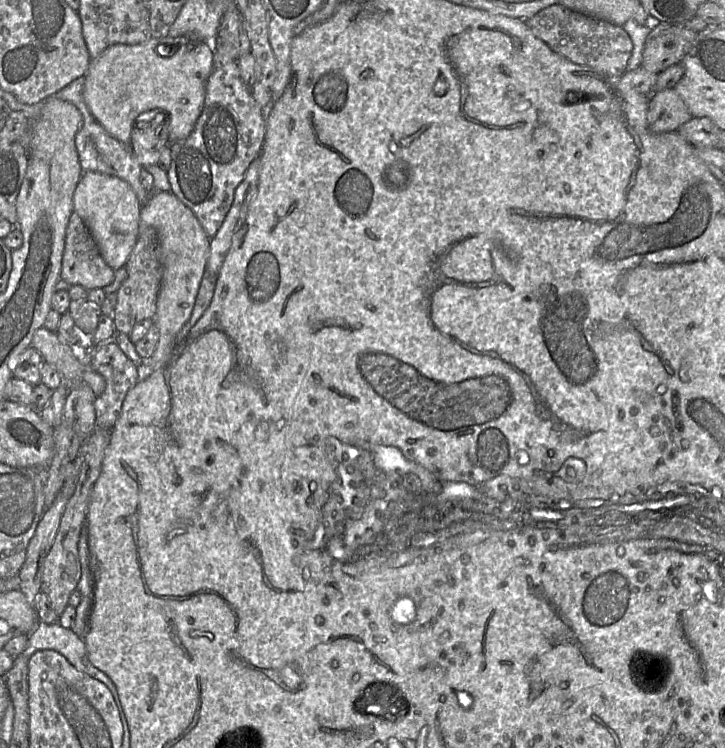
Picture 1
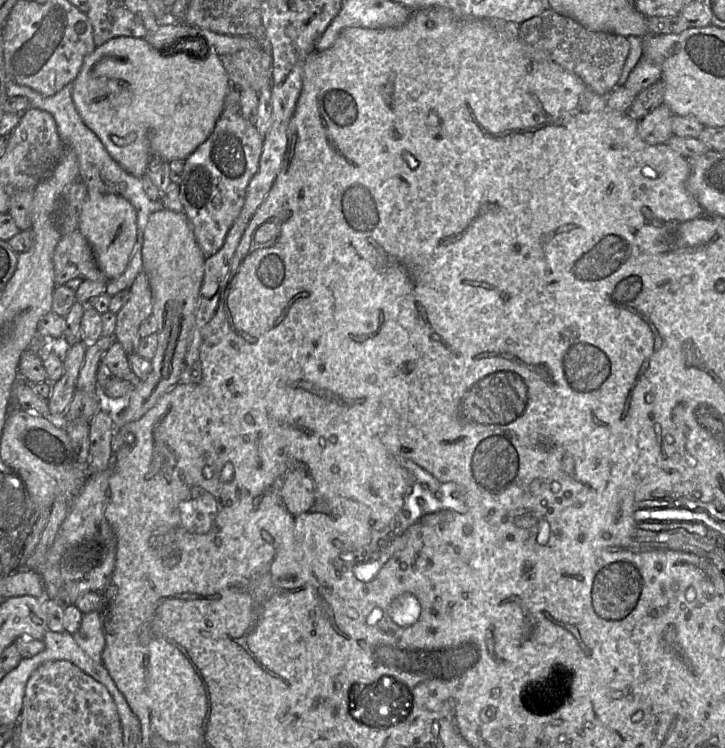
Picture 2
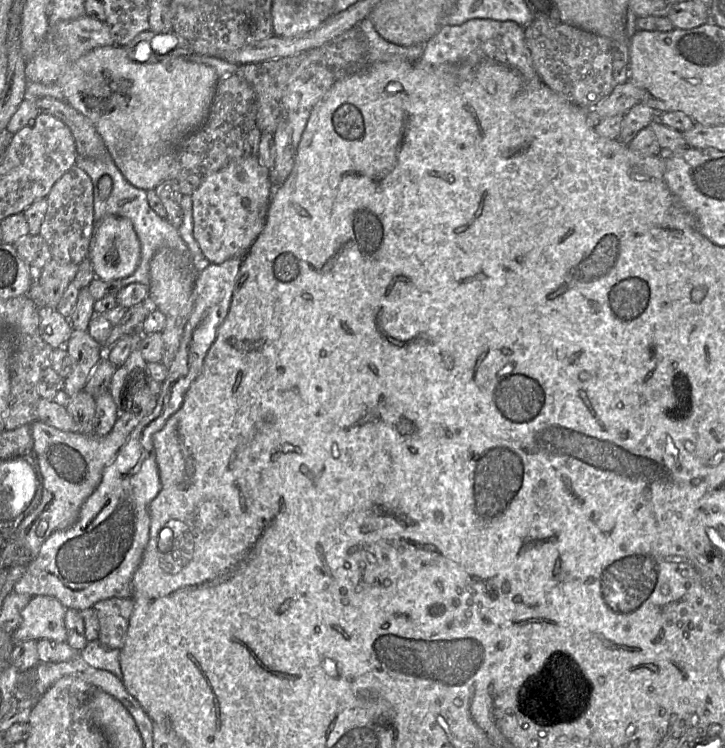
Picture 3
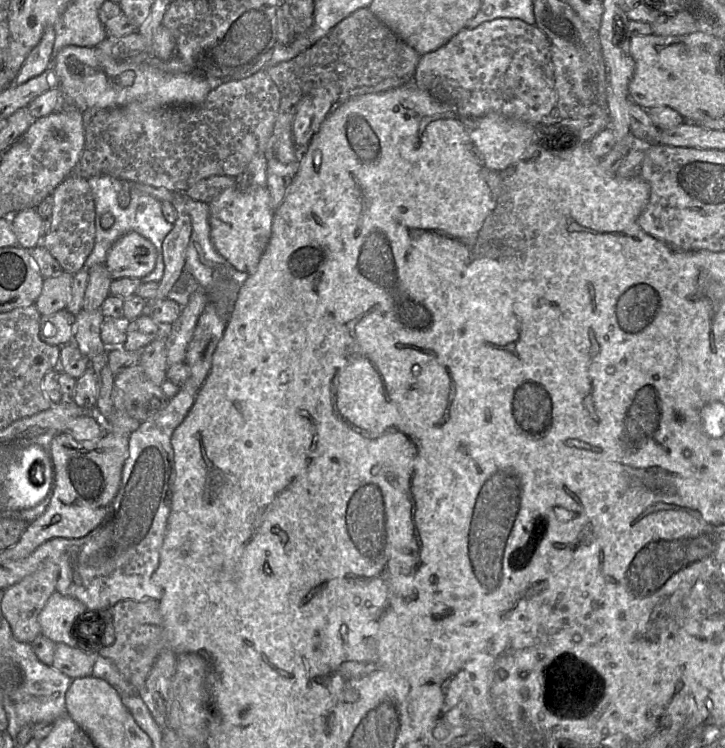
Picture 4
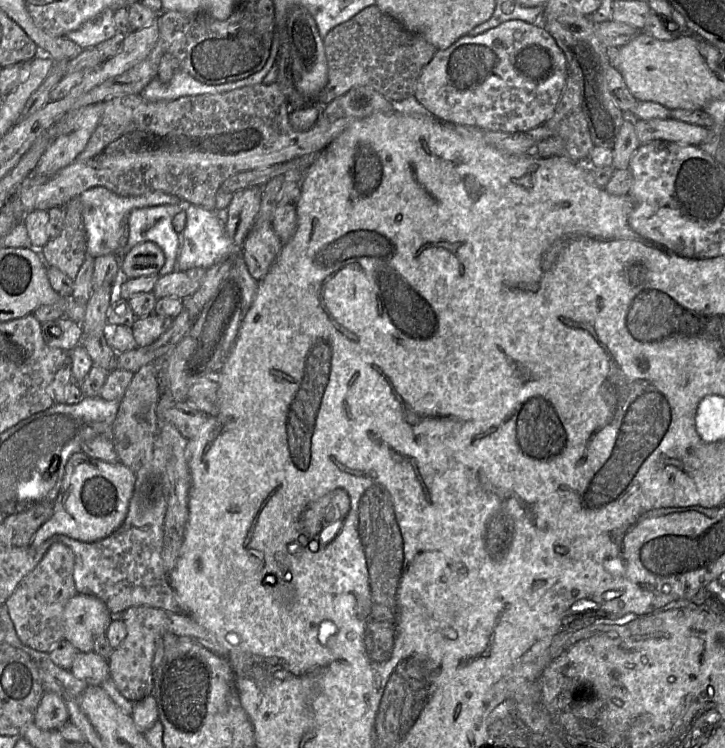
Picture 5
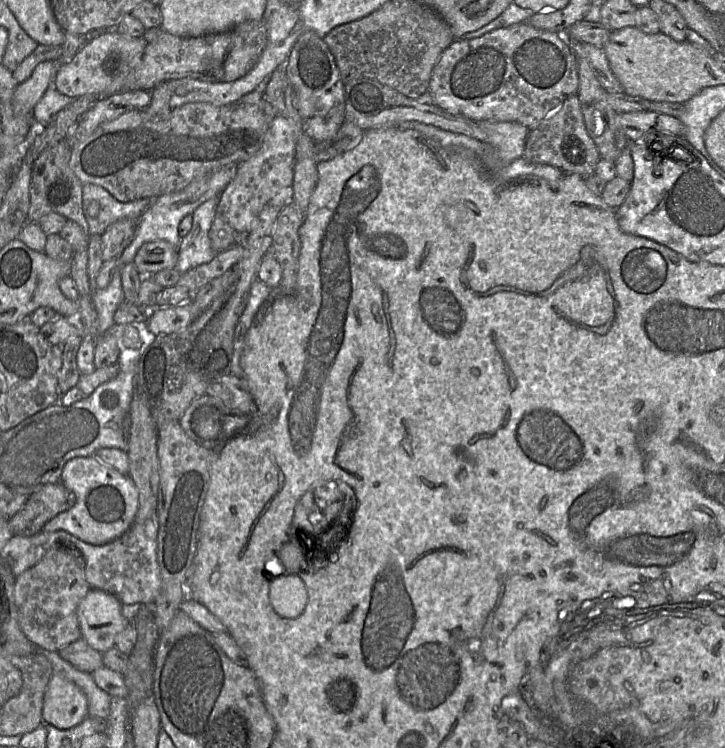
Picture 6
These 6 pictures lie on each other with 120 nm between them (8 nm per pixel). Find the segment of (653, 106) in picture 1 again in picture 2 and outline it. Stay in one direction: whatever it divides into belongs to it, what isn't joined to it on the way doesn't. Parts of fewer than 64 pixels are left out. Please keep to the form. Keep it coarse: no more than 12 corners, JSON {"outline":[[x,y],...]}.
{"outline":[[660,105],[638,122],[638,134],[650,145],[673,135],[673,115]]}

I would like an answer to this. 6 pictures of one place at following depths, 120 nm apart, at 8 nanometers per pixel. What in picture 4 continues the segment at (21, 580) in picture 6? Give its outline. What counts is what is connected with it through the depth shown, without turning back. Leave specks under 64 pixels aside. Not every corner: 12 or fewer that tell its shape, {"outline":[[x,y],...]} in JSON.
{"outline":[[49,561],[4,590],[1,610],[19,642],[41,635],[38,617],[56,591]]}

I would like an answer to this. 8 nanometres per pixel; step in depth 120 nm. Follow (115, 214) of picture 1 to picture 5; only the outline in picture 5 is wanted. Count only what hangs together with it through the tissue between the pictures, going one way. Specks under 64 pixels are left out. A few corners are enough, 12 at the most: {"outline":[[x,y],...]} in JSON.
{"outline":[[143,242],[125,254],[120,276],[157,274],[165,263],[161,248]]}

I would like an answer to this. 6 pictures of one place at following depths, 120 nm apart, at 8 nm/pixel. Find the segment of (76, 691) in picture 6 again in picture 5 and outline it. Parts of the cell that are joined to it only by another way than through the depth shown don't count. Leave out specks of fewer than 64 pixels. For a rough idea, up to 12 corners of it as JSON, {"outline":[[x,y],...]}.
{"outline":[[44,692],[33,724],[59,730],[69,722],[66,702]]}

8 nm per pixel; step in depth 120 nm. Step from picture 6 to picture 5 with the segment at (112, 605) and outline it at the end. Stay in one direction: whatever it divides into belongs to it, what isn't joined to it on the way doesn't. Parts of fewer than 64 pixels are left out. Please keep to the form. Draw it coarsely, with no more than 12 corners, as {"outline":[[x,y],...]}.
{"outline":[[99,598],[64,607],[64,639],[92,652],[113,618]]}

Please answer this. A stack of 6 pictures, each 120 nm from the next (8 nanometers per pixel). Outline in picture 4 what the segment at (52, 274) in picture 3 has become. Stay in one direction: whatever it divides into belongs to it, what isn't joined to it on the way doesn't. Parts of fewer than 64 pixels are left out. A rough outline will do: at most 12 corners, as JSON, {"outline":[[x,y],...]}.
{"outline":[[64,271],[43,281],[35,302],[40,315],[66,308],[73,275]]}

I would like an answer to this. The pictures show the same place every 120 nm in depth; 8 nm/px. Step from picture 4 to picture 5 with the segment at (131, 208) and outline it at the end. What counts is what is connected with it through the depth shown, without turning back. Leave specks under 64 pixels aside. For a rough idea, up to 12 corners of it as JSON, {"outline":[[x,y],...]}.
{"outline":[[185,204],[134,209],[123,253],[143,242],[165,255],[160,277],[176,268],[180,236],[173,217]]}

